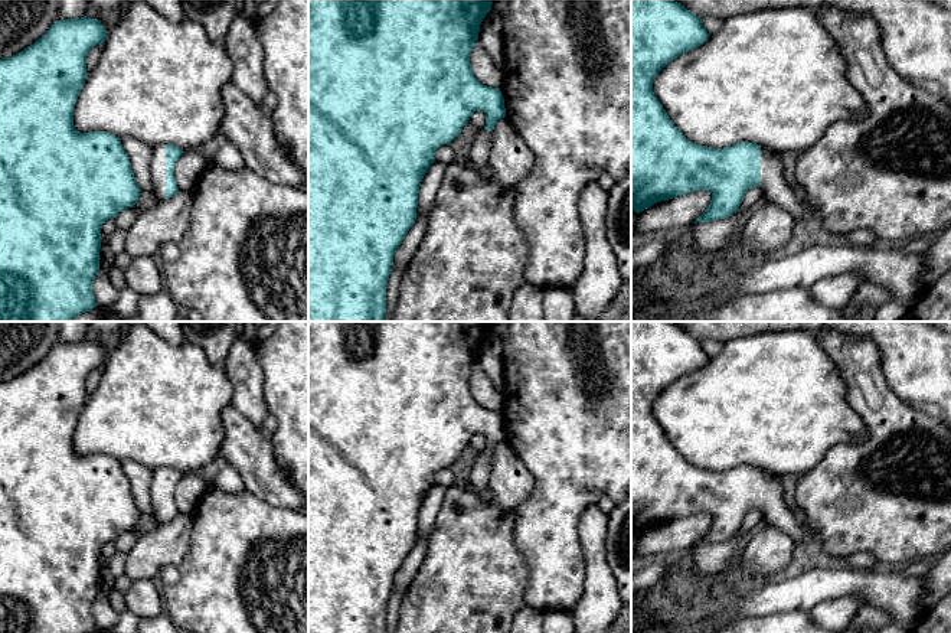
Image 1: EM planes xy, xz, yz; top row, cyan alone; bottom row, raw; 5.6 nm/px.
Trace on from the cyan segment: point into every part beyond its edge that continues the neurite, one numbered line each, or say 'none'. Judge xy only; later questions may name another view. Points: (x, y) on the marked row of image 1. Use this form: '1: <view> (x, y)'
1: xy (157, 169)

